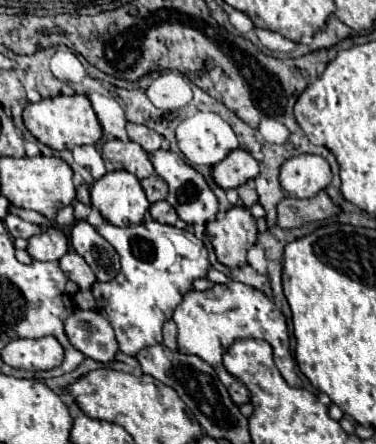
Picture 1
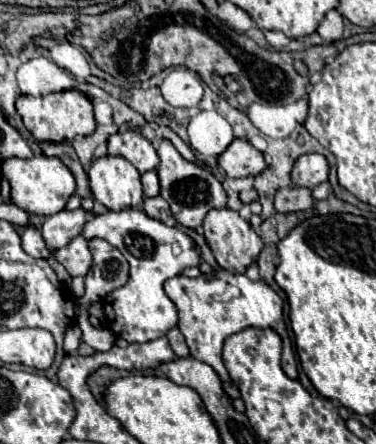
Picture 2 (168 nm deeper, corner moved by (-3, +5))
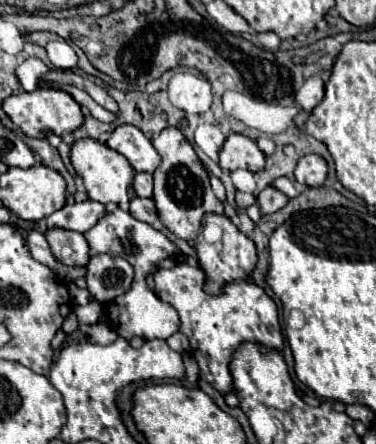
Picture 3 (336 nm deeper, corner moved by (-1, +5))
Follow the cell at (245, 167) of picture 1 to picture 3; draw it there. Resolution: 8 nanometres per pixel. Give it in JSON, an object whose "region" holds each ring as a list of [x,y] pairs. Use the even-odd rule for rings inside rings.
{"region":[[[230,134],[220,150],[220,168],[234,172],[238,168],[260,172],[264,168],[266,154],[256,146],[254,140],[242,134]]]}

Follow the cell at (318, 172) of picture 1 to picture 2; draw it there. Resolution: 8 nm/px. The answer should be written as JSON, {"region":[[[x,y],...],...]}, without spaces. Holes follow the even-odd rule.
{"region":[[[304,154],[292,168],[292,182],[296,186],[314,188],[328,180],[328,160],[322,154]]]}

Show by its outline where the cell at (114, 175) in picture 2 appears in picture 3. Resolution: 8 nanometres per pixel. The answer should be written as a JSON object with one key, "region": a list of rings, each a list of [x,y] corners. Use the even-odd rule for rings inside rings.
{"region":[[[84,138],[74,142],[72,146],[72,164],[76,168],[76,174],[82,176],[86,192],[90,196],[90,200],[96,200],[100,204],[122,204],[122,202],[130,202],[136,194],[134,194],[134,170],[130,166],[130,162],[126,162],[126,158],[122,158],[122,154],[110,150],[106,144],[100,144],[96,140]]]}

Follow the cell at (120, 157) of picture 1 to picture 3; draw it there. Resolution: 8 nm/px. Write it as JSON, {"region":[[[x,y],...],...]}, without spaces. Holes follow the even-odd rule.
{"region":[[[130,124],[118,126],[110,134],[106,144],[112,150],[120,152],[122,156],[126,156],[130,166],[136,172],[150,172],[152,174],[160,164],[160,154],[152,146],[152,142],[144,136],[144,132],[138,130],[136,126],[130,126]]]}

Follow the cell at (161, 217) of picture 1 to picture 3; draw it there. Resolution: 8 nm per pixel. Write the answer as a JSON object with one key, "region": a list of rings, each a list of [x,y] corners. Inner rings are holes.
{"region":[[[134,198],[130,202],[130,214],[146,224],[154,224],[158,220],[158,210],[152,198]]]}

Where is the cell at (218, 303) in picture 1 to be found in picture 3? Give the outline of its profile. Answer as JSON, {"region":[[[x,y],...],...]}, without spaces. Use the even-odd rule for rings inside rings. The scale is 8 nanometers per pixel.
{"region":[[[178,264],[170,270],[158,268],[154,274],[154,292],[160,300],[172,304],[178,310],[180,332],[190,340],[190,348],[200,366],[202,380],[226,396],[233,390],[233,380],[228,370],[232,352],[246,340],[282,350],[280,318],[274,300],[252,280],[236,280],[224,284],[220,294],[208,294],[204,290],[206,280],[208,278],[202,268],[192,268],[188,264]]]}

